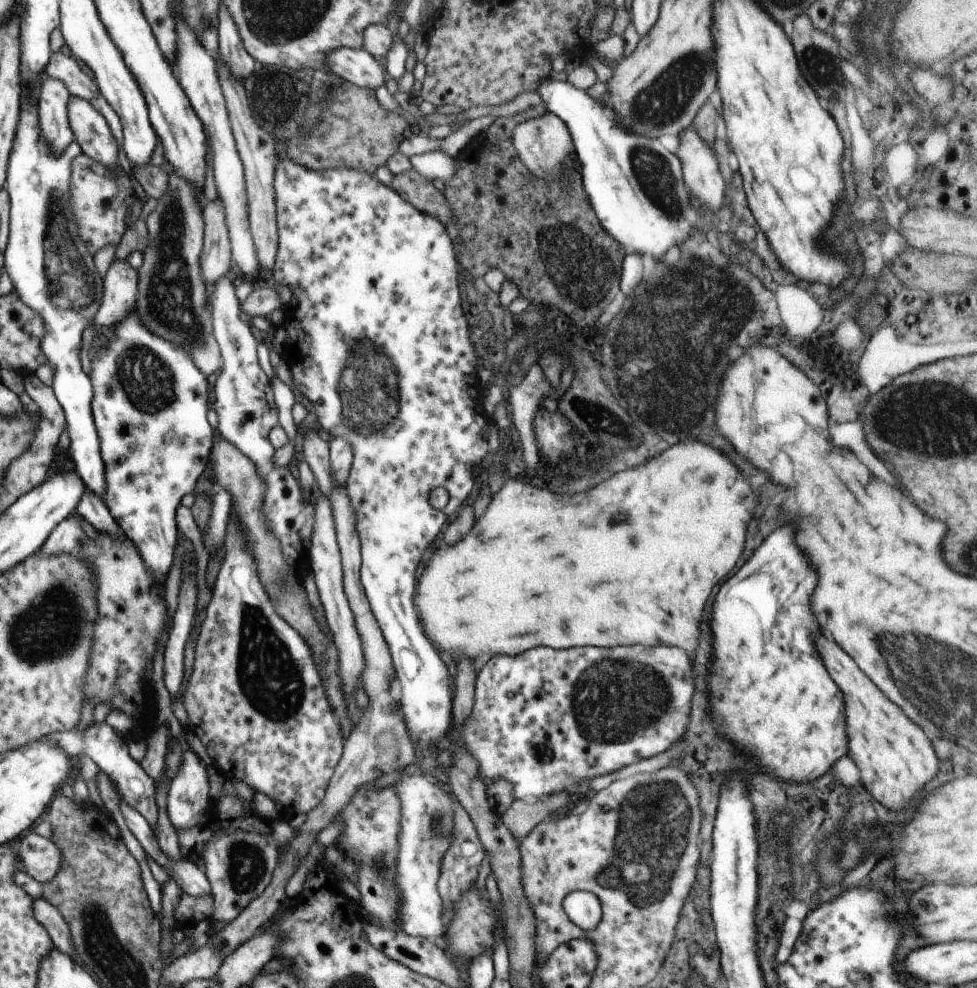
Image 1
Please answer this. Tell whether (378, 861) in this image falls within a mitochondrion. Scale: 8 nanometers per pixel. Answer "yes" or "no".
yes

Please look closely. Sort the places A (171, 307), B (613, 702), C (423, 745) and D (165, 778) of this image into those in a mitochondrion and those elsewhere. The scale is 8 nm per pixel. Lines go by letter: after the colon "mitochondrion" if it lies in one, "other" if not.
A: mitochondrion
B: mitochondrion
C: other
D: other

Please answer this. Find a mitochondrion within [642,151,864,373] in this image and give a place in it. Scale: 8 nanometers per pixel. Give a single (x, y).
(738, 303)

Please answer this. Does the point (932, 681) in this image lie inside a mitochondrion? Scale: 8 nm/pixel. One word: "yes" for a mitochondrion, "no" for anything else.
yes

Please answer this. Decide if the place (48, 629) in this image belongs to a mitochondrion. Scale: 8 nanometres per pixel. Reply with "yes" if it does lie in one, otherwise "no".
yes

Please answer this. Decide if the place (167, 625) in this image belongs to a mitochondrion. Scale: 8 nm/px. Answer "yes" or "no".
no

